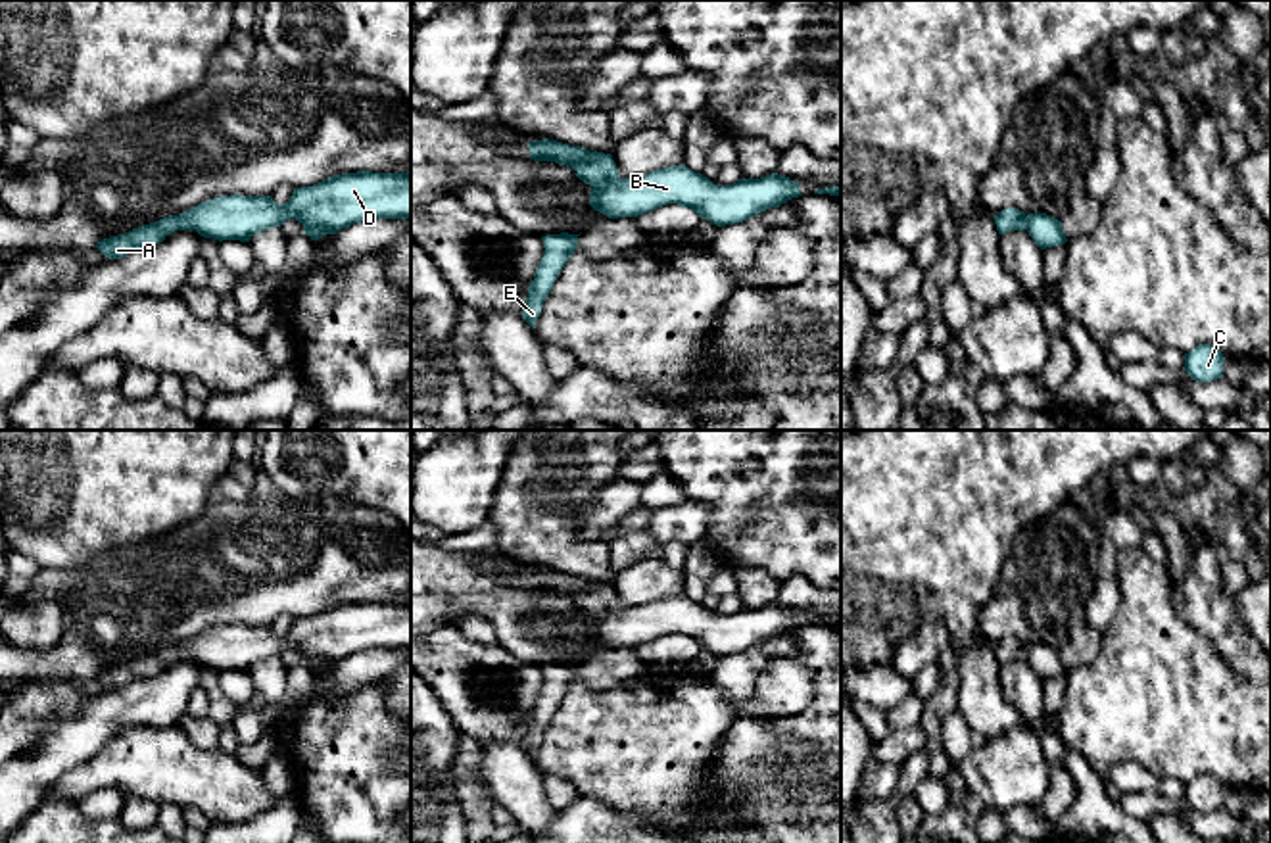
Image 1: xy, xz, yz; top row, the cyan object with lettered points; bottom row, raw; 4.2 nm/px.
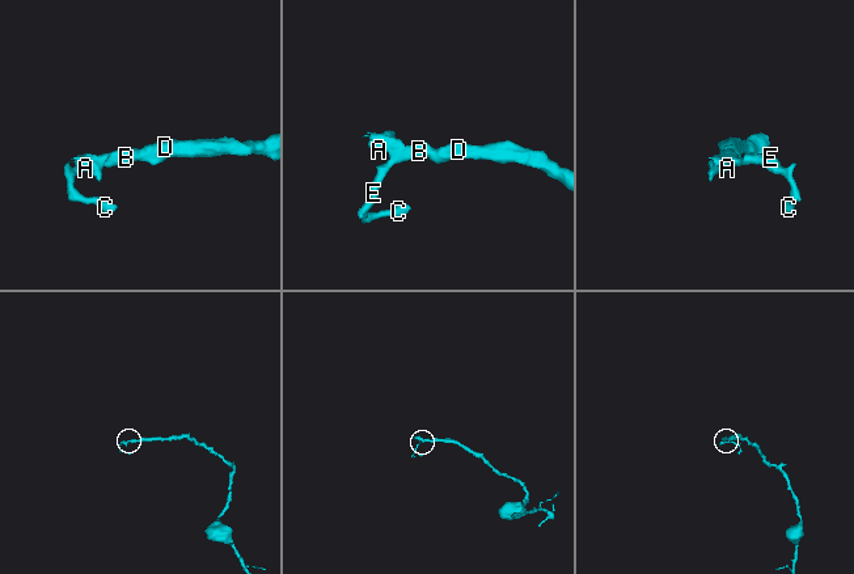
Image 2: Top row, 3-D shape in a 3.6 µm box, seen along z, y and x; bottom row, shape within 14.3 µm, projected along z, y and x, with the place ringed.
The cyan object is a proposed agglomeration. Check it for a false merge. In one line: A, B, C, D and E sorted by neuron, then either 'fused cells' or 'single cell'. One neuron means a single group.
groups A B C D E; single cell

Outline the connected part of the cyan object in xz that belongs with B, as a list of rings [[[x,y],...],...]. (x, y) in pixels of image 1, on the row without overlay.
[[[549,568],[532,570],[526,576],[534,591],[572,597],[576,607],[591,616],[589,636],[609,649],[637,647],[678,634],[716,657],[726,657],[803,626],[799,613],[778,603],[739,609],[726,616],[714,614],[685,595],[622,609],[611,584],[589,582]]]

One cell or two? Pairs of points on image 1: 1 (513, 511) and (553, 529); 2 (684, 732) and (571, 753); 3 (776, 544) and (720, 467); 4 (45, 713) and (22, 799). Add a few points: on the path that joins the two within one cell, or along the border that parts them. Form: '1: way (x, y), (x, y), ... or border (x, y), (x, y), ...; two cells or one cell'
1: way (523, 513), (532, 513), (544, 525); one cell
2: way (655, 736), (644, 747), (599, 749); one cell
3: way (765, 525), (745, 505), (745, 492), (740, 486); one cell
4: border (71, 721), (66, 721), (37, 747), (20, 757); two cells

